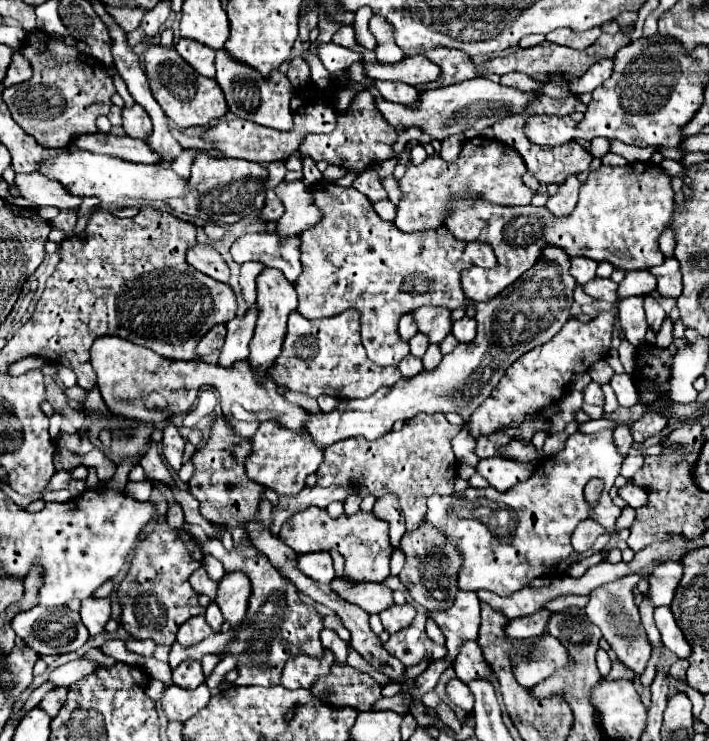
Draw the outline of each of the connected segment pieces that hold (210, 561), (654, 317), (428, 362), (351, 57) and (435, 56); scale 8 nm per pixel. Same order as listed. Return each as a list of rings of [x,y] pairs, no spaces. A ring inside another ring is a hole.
[[[206,556],[206,558],[202,560],[202,566],[206,568],[210,580],[214,580],[214,582],[220,582],[222,576],[226,574],[226,572],[224,572],[224,566],[222,566],[216,558],[212,558],[212,556]]]
[[[646,294],[644,296],[644,310],[646,310],[648,324],[654,328],[654,332],[658,332],[662,320],[666,318],[666,312],[660,308],[660,304],[656,302],[656,298],[652,294]]]
[[[434,344],[434,346],[430,346],[428,348],[428,352],[424,354],[424,358],[422,358],[422,362],[424,362],[424,370],[432,370],[432,366],[434,364],[438,364],[442,360],[442,354],[440,354],[440,350],[438,350],[438,346]]]
[[[320,42],[316,46],[316,54],[318,54],[318,58],[322,60],[322,64],[326,66],[326,70],[330,74],[334,74],[338,70],[346,70],[352,62],[362,60],[360,54],[356,54],[352,50],[346,50],[342,46],[336,46],[332,42]]]
[[[436,46],[434,50],[424,50],[422,54],[428,60],[436,62],[440,66],[442,74],[440,74],[440,78],[436,82],[430,82],[430,84],[424,84],[424,86],[416,86],[416,88],[424,88],[424,90],[442,88],[442,86],[452,86],[452,84],[458,84],[458,82],[464,82],[464,80],[480,76],[478,68],[470,62],[470,58],[462,50]]]

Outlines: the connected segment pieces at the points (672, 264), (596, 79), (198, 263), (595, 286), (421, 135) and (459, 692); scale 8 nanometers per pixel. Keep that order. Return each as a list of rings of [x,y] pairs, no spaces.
[[[666,258],[660,266],[652,266],[650,272],[658,280],[658,286],[656,286],[658,294],[672,296],[672,298],[680,296],[680,292],[682,292],[682,272],[680,272],[676,258]]]
[[[602,60],[596,62],[596,66],[592,66],[582,78],[574,80],[572,90],[574,94],[584,94],[584,92],[592,92],[596,86],[600,86],[602,82],[606,82],[612,74],[612,60]]]
[[[196,244],[194,248],[188,250],[186,260],[190,266],[194,266],[198,272],[218,280],[218,282],[228,282],[230,278],[230,268],[224,262],[224,258],[208,244]]]
[[[592,278],[590,282],[584,284],[584,292],[588,296],[606,302],[616,302],[616,288],[618,284],[612,278]]]
[[[417,126],[410,127],[406,132],[398,136],[398,140],[394,145],[394,157],[398,157],[400,155],[407,142],[416,141],[421,145],[425,145],[425,143],[430,142],[430,139],[426,137],[427,135],[421,128]]]
[[[454,678],[454,680],[450,680],[450,682],[446,684],[446,696],[448,696],[456,706],[460,706],[462,710],[466,710],[466,712],[473,711],[474,696],[469,687],[465,683],[460,682],[458,678]]]

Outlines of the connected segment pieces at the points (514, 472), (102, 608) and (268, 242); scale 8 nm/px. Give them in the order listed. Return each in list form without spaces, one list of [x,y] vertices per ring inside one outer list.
[[[484,458],[478,462],[476,472],[490,482],[496,490],[504,492],[510,486],[514,486],[520,480],[526,480],[534,472],[534,462],[530,464],[520,464],[520,462],[510,462],[504,458]]]
[[[90,596],[90,598],[86,598],[82,602],[80,616],[82,616],[84,626],[88,628],[88,632],[92,636],[100,634],[104,630],[106,622],[112,616],[112,600],[110,598],[94,598],[94,596]]]
[[[274,232],[244,234],[232,244],[230,254],[232,254],[234,262],[238,262],[238,264],[248,262],[248,260],[258,260],[264,266],[278,268],[292,284],[296,282],[296,278],[302,272],[298,236],[278,238]]]

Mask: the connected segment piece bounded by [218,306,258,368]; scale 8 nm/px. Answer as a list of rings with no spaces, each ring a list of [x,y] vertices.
[[[256,306],[246,310],[244,316],[240,318],[232,318],[226,328],[228,334],[224,338],[224,346],[220,350],[220,358],[218,364],[222,368],[230,368],[234,362],[238,360],[246,360],[248,358],[248,344],[252,340],[252,332],[254,332],[254,324],[256,324]]]

